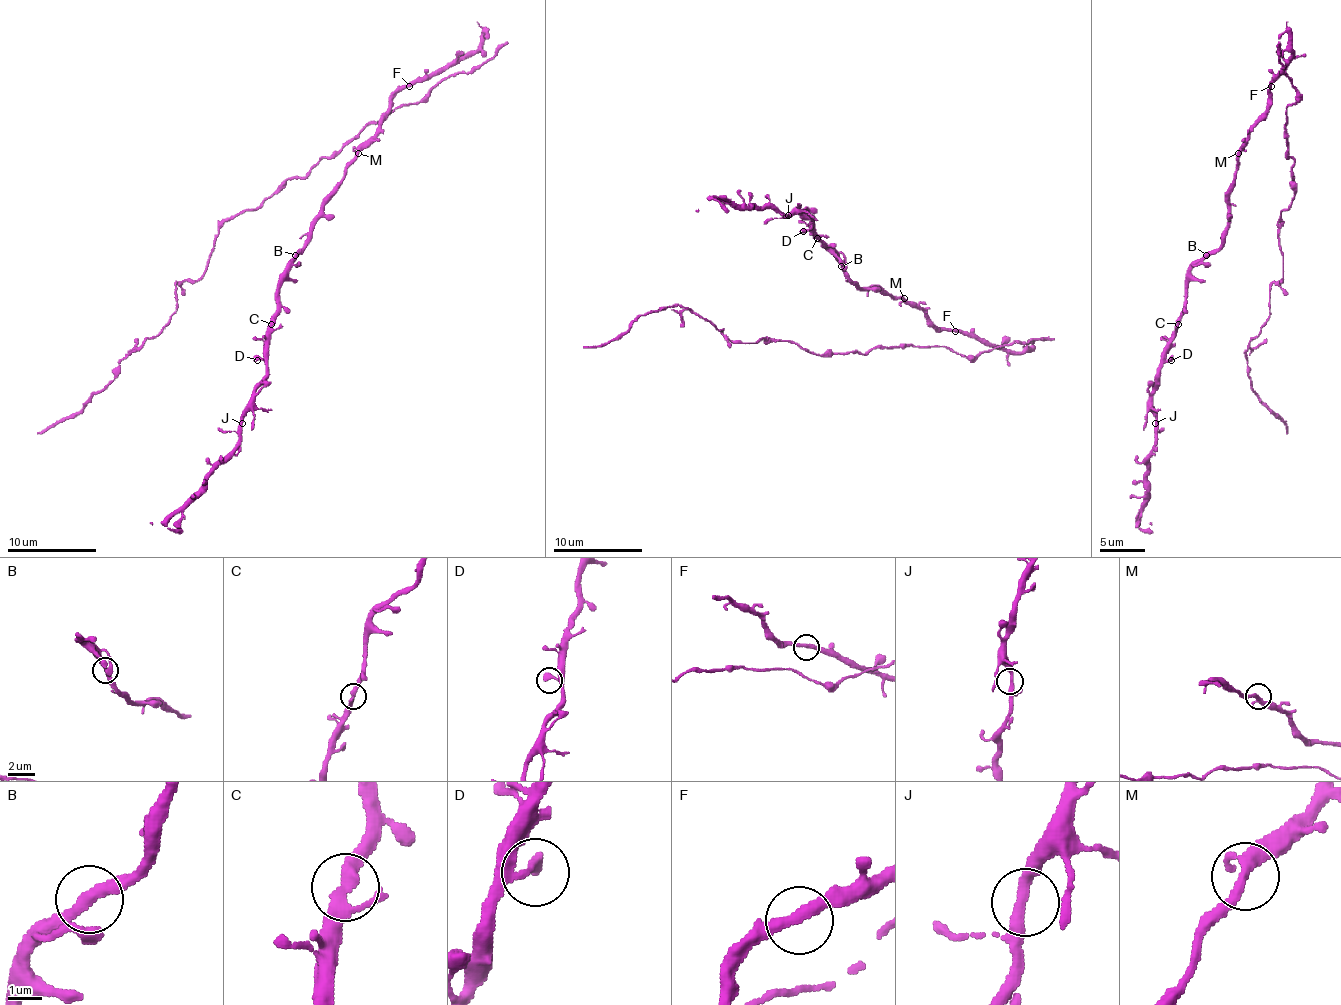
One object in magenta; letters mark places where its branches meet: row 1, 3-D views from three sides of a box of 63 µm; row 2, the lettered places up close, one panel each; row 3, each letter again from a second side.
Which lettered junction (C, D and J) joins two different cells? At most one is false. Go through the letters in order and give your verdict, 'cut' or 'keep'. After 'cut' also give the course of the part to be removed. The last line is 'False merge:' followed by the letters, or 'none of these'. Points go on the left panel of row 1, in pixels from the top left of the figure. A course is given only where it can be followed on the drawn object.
C: keep
D: keep
J: keep
False merge: none of these

